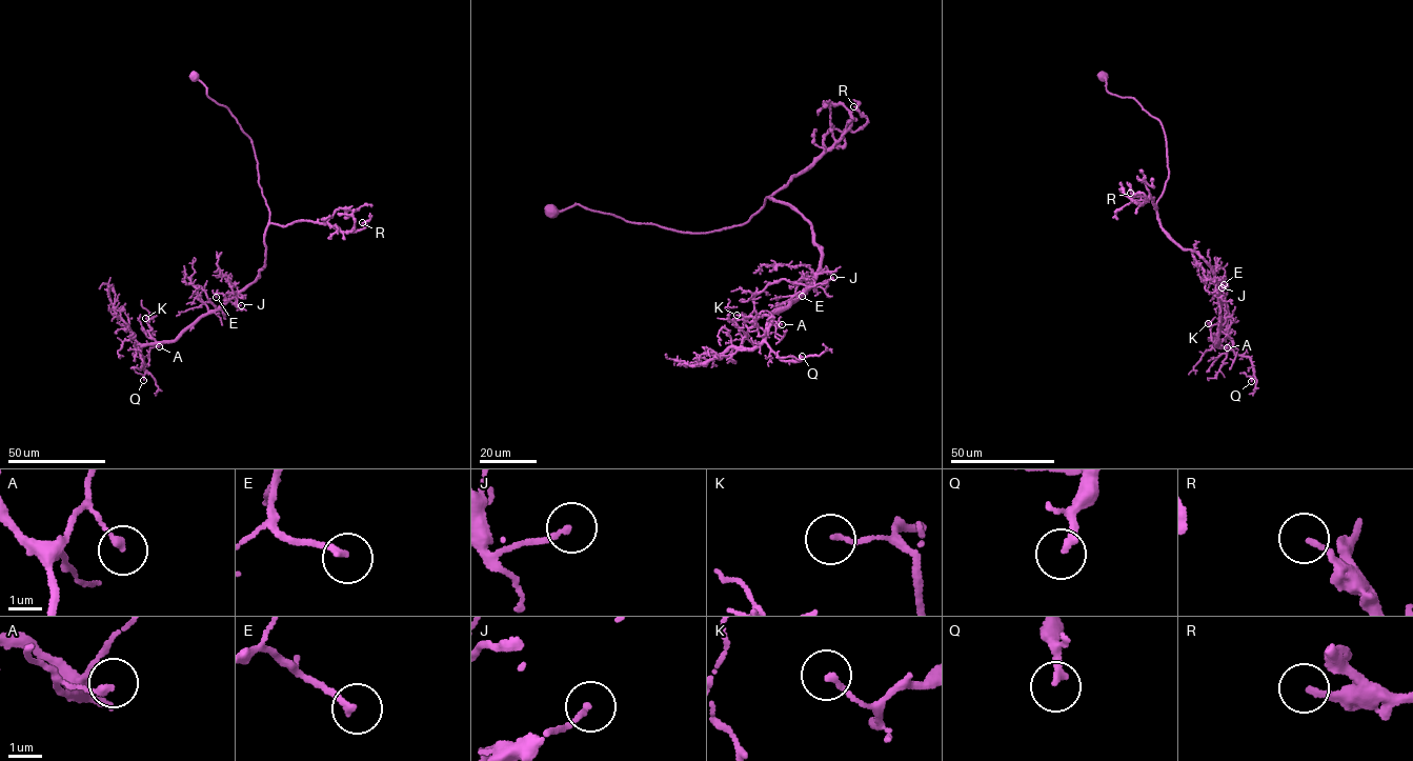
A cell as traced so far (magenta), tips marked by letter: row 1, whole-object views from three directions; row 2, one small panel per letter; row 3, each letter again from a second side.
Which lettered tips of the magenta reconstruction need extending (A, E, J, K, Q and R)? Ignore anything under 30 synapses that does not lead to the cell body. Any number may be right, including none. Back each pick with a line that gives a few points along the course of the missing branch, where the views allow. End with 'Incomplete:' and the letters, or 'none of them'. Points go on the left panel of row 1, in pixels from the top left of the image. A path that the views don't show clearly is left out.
Incomplete: none of them

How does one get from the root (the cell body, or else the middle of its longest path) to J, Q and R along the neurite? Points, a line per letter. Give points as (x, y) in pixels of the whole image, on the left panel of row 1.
J: (195, 77), (250, 138), (269, 214), (265, 265), (228, 299), (241, 305)
Q: (195, 77), (251, 141), (269, 214), (265, 265), (255, 281), (174, 340), (141, 346), (143, 380)
R: (195, 77), (250, 138), (269, 222), (310, 220), (355, 232), (366, 226), (362, 222)

